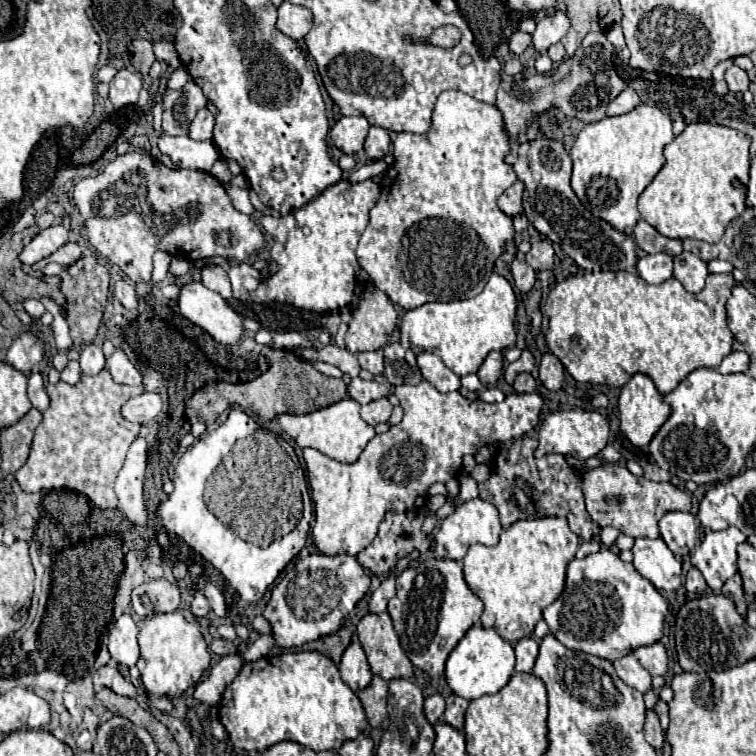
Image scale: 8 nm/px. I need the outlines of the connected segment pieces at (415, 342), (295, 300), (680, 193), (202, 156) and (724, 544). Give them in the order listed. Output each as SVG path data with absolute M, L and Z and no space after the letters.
M492 274L486 288L468 300L452 302L432 302L422 304L420 308L408 310L400 324L400 344L414 354L430 352L442 358L442 362L458 376L478 372L480 364L492 350L512 348L516 344L516 296L510 282Z
M340 180L288 216L262 216L258 220L273 236L270 260L278 264L278 270L264 278L250 294L254 302L276 300L312 312L328 312L358 300L360 264L356 260L356 246L368 226L368 212L380 198L380 186L374 180L364 180L352 186L346 184L350 182Z
M708 122L688 124L686 130L664 148L664 156L666 156L664 168L640 194L638 200L640 216L666 238L678 238L678 240L694 238L716 244L722 238L726 226L746 210L744 198L746 198L748 168L750 168L750 156L748 156L750 142L752 140L746 134L740 134L738 130L726 126L708 124Z
M160 136L158 148L168 154L180 168L210 172L220 153L212 140L192 140L188 136Z
M730 526L720 532L706 530L702 544L692 556L692 564L702 572L714 594L718 594L722 584L736 574L736 548L744 540L746 536L736 526Z

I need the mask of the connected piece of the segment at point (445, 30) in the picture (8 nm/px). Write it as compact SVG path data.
M448 24L448 26L436 28L436 30L426 38L426 42L428 42L428 44L434 44L434 46L440 46L440 48L454 48L454 46L460 42L460 38L462 38L462 32L460 32L456 26Z

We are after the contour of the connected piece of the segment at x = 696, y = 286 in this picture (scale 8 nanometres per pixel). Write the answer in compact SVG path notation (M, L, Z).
M682 252L674 258L674 278L680 280L690 294L700 294L708 278L708 266L692 252Z

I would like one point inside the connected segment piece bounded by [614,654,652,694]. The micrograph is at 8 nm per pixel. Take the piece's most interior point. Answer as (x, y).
(630, 671)

